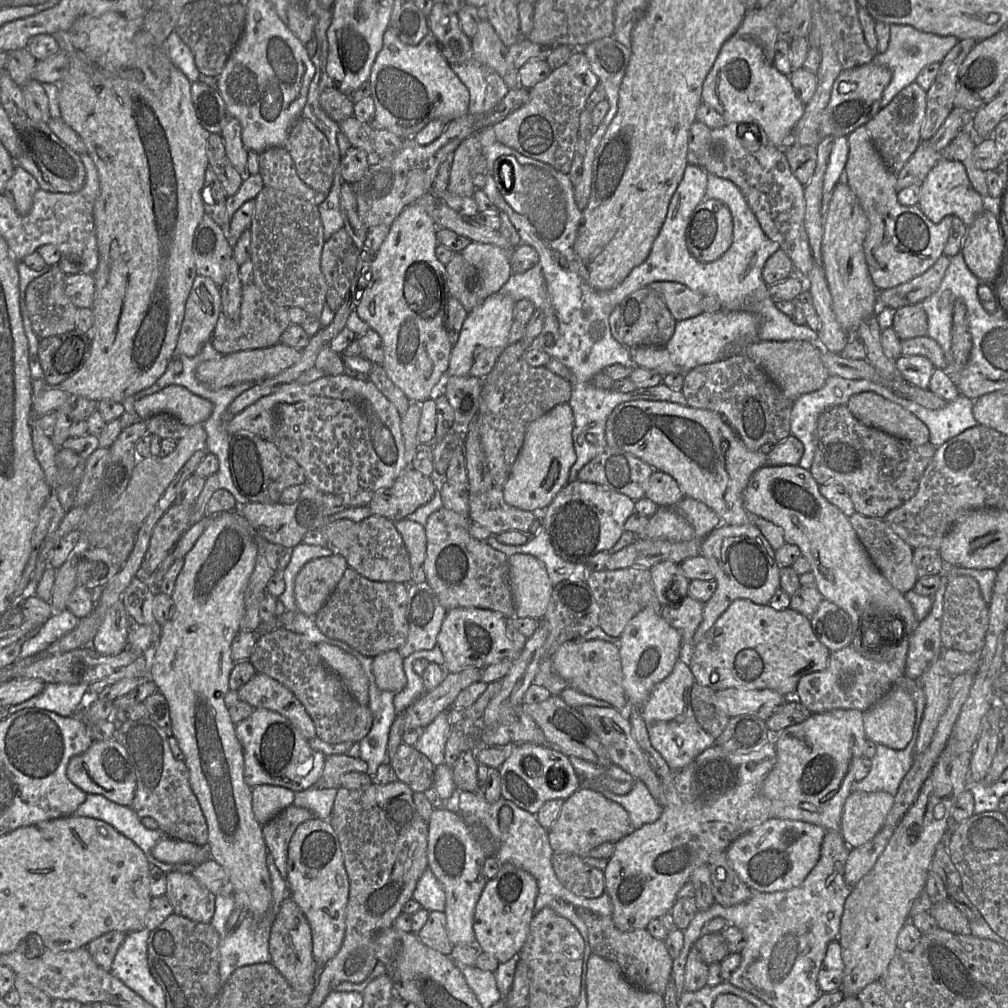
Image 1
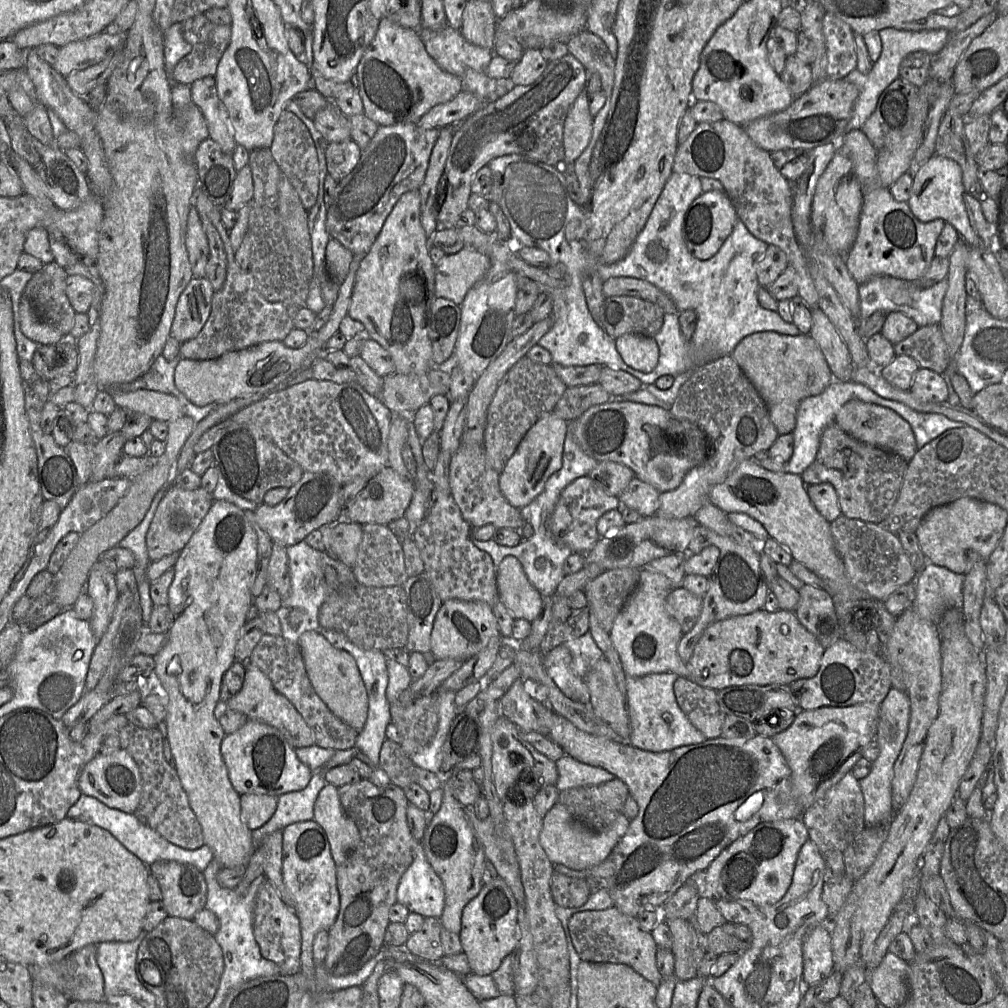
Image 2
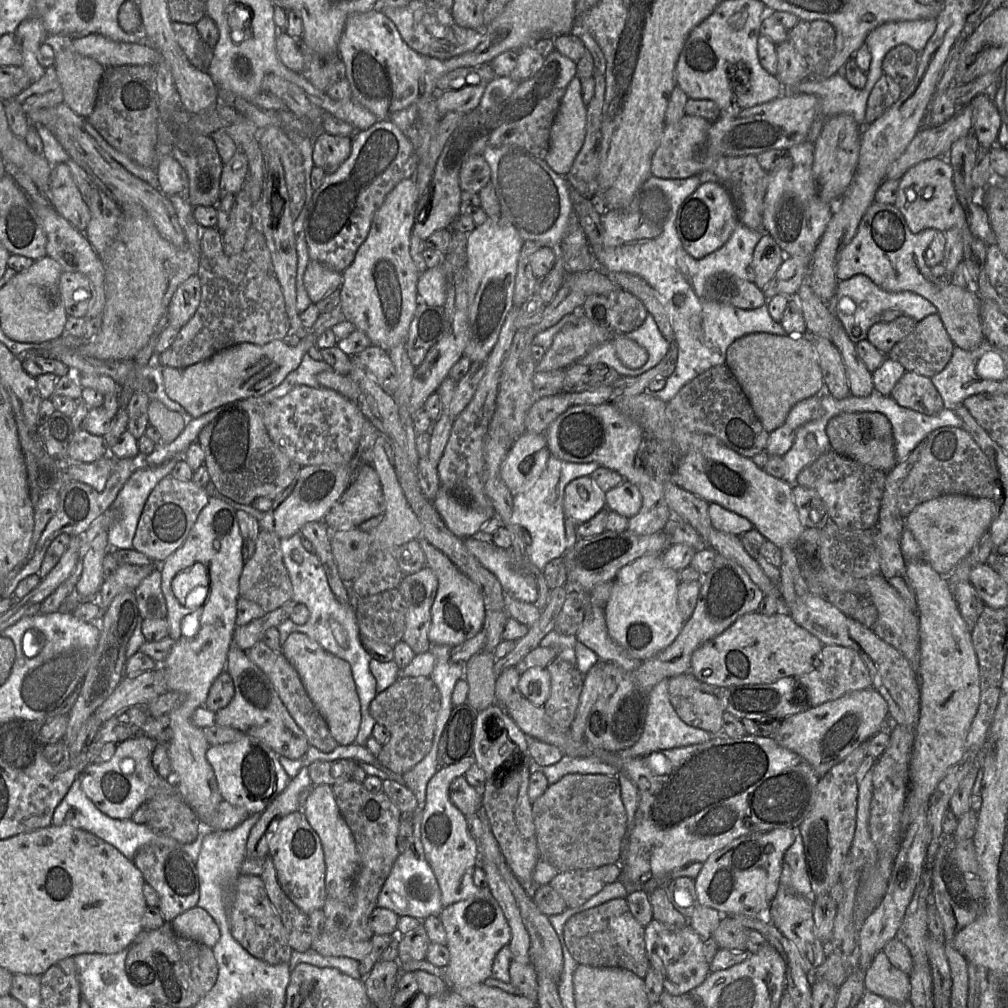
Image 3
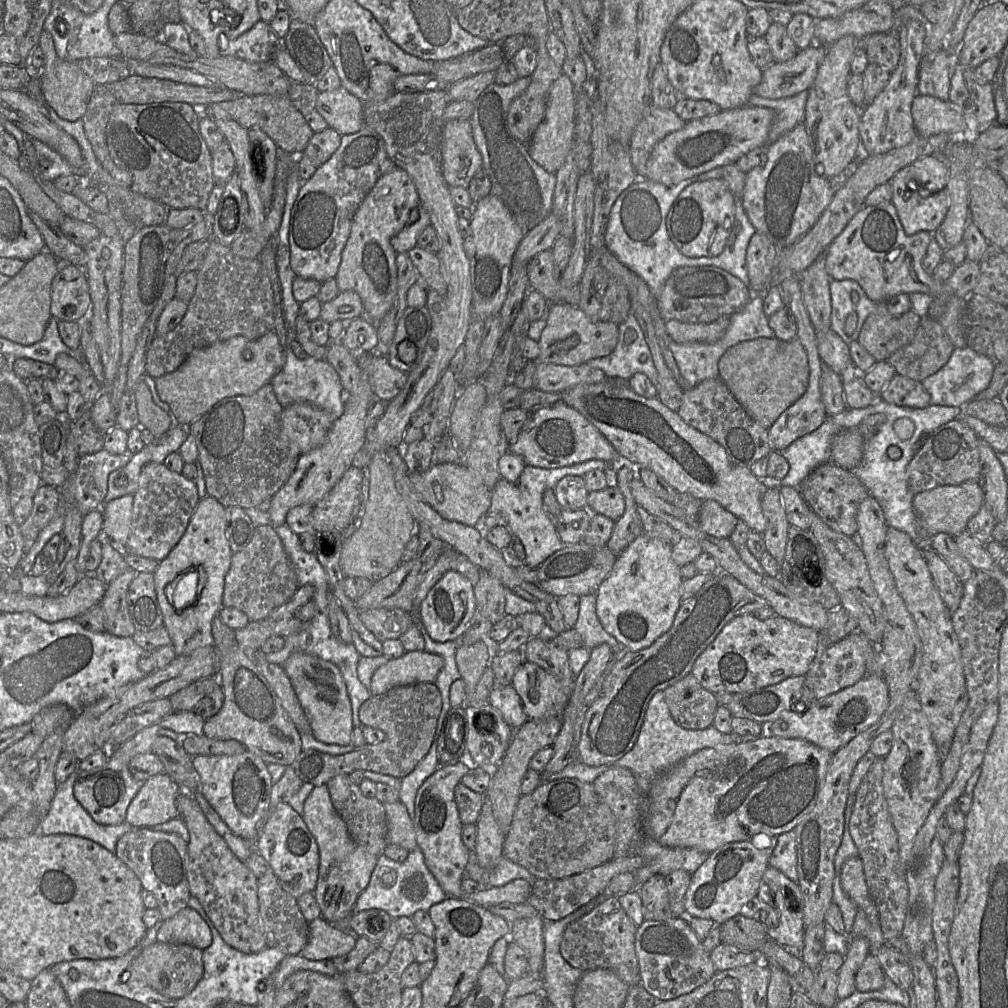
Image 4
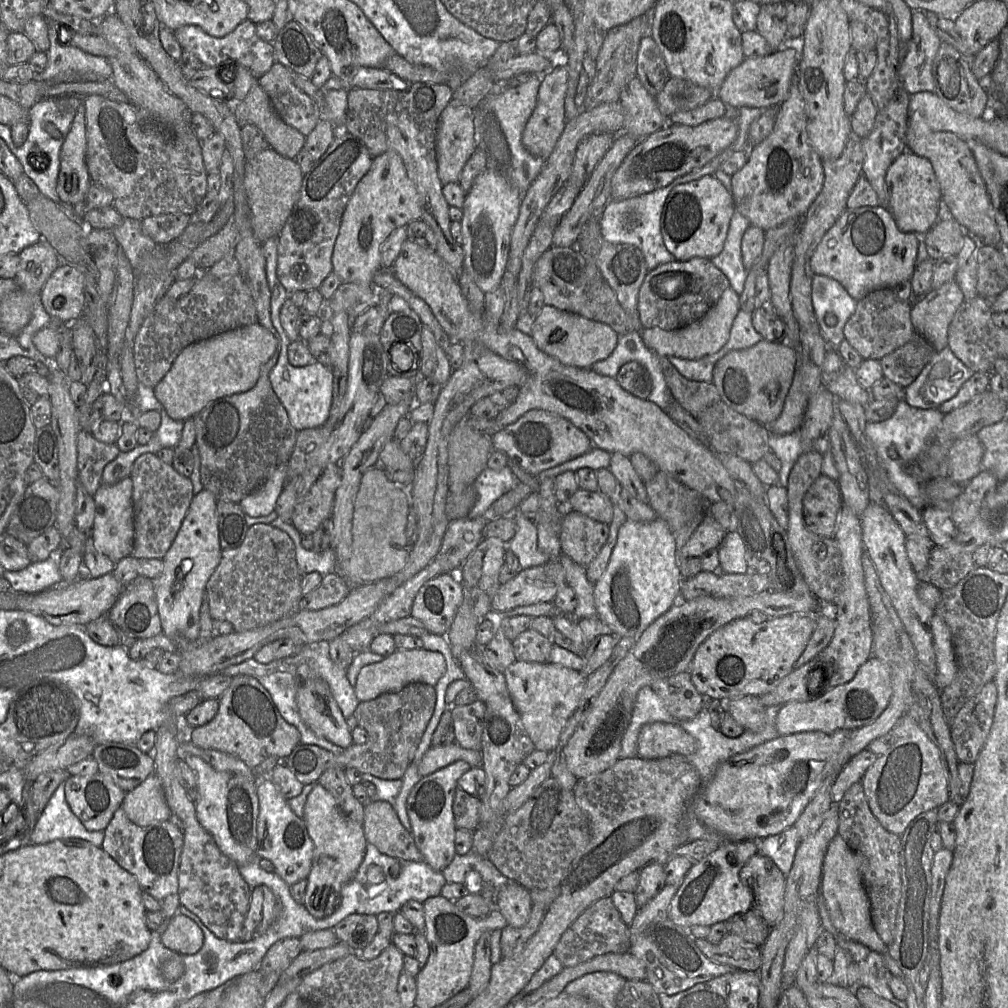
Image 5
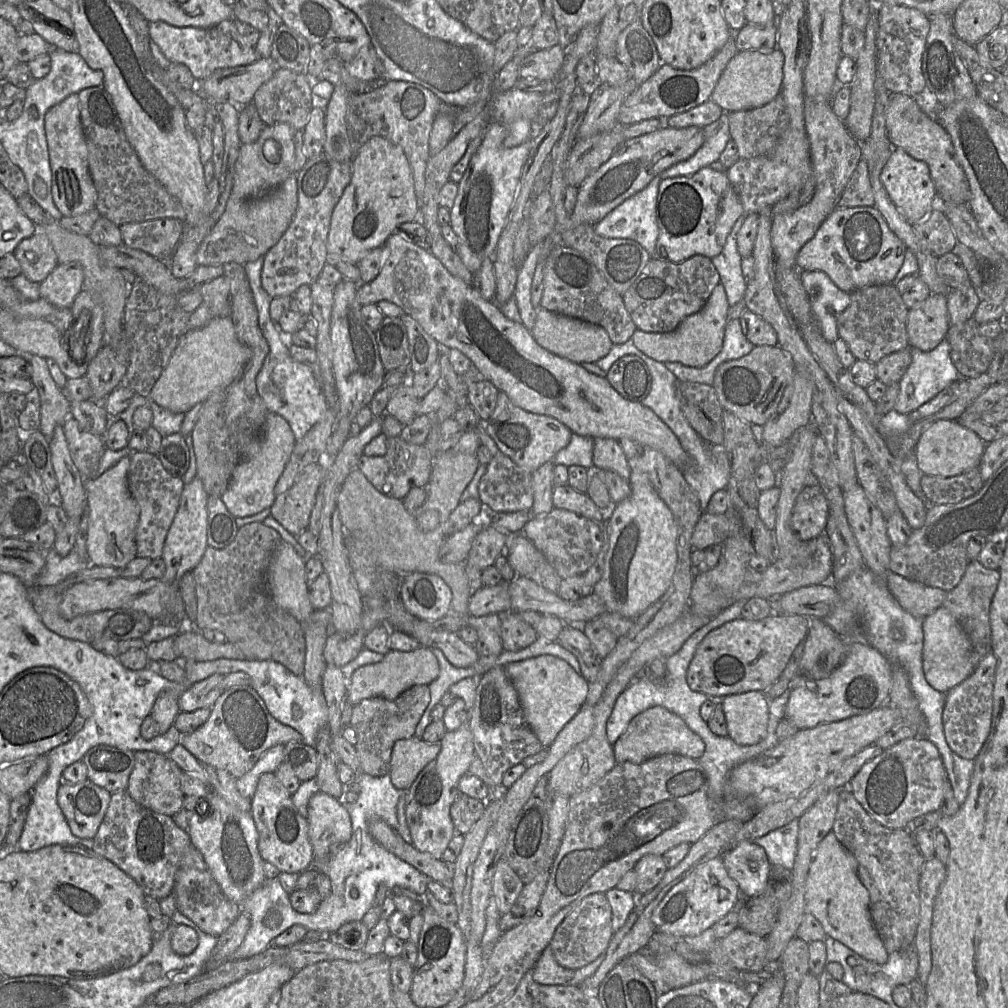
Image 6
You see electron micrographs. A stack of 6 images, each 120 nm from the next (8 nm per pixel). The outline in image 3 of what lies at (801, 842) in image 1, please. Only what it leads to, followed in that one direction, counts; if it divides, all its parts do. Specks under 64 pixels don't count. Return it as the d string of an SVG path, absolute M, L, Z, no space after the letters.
M780 828L764 833L752 833L733 840L721 850L710 855L704 862L699 875L694 880L697 903L716 909L724 916L737 914L764 916L780 886L784 854L793 844L796 836L797 829L792 828Z

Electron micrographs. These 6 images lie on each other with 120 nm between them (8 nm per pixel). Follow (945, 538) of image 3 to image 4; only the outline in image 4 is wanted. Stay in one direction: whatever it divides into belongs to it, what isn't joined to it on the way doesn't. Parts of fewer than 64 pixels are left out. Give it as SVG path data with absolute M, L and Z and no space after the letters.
M969 481L960 485L940 486L914 496L913 509L918 520L922 546L932 536L945 533L952 537L966 531L968 521L984 505L984 495L979 482Z

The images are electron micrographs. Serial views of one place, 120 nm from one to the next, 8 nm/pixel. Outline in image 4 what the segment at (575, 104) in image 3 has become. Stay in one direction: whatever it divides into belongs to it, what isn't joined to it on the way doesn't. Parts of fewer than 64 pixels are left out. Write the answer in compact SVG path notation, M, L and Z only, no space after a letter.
M564 73L551 86L545 116L526 144L529 155L542 168L556 173L571 151L575 127L575 87Z

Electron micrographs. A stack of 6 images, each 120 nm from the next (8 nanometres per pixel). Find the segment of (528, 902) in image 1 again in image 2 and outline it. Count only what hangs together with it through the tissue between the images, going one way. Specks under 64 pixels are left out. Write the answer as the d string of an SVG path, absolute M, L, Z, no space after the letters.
M501 877L484 884L479 893L464 907L459 938L471 973L491 975L499 968L502 960L512 954L519 940L517 913L517 901Z

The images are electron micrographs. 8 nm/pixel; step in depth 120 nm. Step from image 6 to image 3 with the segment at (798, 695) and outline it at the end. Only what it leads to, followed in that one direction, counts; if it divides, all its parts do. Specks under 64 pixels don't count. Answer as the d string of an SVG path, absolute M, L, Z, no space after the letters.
M871 687L846 693L818 706L805 707L782 719L773 738L779 745L800 755L821 778L861 743L885 729L888 718L886 700Z

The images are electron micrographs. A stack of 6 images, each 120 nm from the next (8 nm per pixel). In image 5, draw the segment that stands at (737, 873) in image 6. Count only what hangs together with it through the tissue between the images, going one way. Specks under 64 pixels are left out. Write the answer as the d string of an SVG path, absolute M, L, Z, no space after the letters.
M760 852L749 858L739 876L752 892L752 909L773 927L783 916L786 876Z

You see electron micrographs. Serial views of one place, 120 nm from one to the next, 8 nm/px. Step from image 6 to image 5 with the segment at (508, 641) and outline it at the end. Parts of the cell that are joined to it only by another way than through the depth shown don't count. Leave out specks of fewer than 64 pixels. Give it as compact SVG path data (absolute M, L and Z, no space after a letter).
M530 628L512 641L516 661L524 662L550 662L549 657L553 645L553 638L545 637Z

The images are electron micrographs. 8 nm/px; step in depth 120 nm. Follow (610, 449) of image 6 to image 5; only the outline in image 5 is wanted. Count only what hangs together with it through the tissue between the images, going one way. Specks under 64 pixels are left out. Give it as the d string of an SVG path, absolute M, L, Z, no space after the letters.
M618 452L612 453L608 469L613 473L619 484L632 496L649 504L645 484L634 469L628 456Z

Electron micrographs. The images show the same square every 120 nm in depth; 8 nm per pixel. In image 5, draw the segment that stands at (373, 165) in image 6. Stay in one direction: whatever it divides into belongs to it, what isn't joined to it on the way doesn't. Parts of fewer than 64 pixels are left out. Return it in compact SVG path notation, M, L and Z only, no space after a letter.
M392 151L375 156L370 169L356 185L343 212L332 254L333 272L342 282L372 285L374 274L381 268L381 245L393 231L420 218L419 196L413 181L408 176L401 157Z

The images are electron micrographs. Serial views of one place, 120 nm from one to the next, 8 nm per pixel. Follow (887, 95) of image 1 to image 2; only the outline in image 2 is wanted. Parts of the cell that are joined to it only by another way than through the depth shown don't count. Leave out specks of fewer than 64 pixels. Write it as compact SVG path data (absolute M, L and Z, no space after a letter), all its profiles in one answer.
M888 27L880 30L878 33L882 42L882 50L877 61L872 64L871 70L866 74L862 74L855 69L845 77L847 81L855 84L859 90L846 132L853 129L861 129L864 122L875 110L881 93L894 80L900 78L900 66L907 55L915 51L925 51L933 56L944 48L951 37L950 32L945 29L910 31Z

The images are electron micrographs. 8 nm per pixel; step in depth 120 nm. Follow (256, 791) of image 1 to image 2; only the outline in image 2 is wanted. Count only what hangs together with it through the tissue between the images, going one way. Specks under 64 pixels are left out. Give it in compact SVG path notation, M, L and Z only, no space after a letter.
M247 793L240 795L240 817L250 829L266 824L275 813L278 796Z

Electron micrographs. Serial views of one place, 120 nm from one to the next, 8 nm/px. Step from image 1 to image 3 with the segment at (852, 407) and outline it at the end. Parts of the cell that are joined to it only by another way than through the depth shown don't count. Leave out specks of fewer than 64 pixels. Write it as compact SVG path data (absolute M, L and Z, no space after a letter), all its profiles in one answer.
M843 412L831 418L826 427L831 449L875 469L890 471L897 463L892 425L879 412Z

